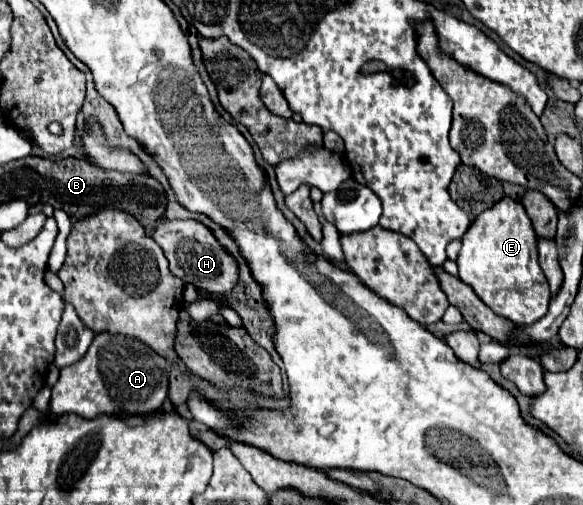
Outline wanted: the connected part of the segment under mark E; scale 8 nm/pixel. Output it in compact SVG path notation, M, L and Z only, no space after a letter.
M504 196L488 212L476 216L462 236L462 250L458 254L460 280L466 282L484 304L496 314L512 320L518 326L528 326L548 312L550 290L542 268L538 266L538 236L530 224L524 206Z

